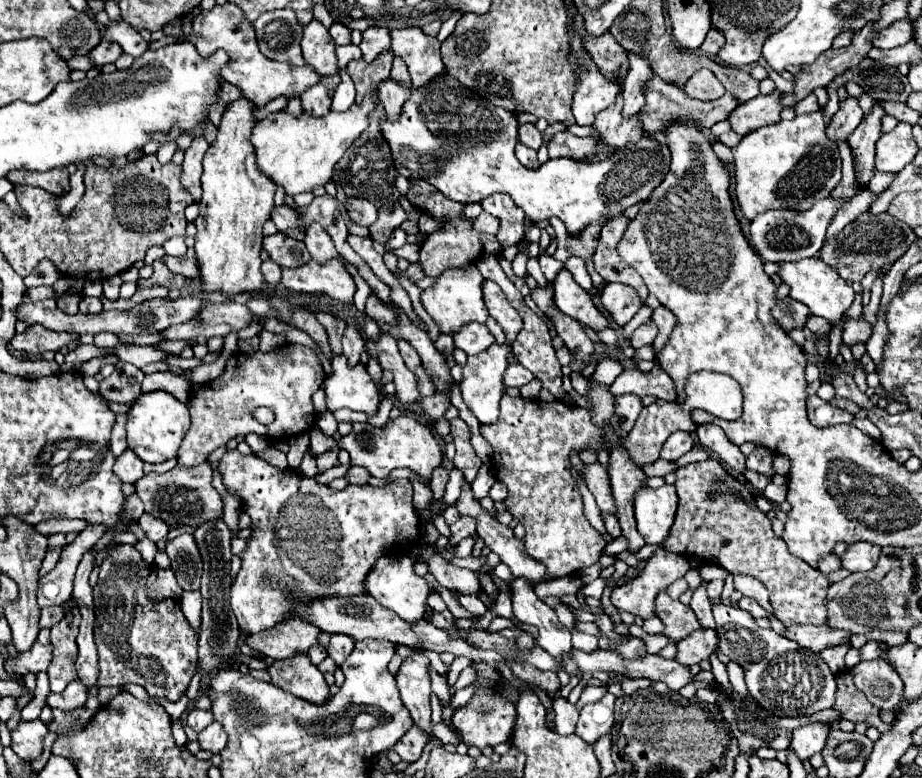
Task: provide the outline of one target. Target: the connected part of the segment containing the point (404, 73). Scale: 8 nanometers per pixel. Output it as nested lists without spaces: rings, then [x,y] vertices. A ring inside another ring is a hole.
[[[394,56],[394,60],[392,60],[392,74],[390,74],[390,76],[394,76],[394,78],[404,78],[404,84],[406,84],[406,86],[412,86],[410,76],[408,76],[408,68],[406,68],[406,64],[404,64],[404,60],[402,60],[400,56]]]

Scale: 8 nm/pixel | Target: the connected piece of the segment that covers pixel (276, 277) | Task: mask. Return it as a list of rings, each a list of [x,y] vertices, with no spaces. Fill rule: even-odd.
[[[266,260],[262,264],[262,274],[264,274],[268,286],[272,286],[272,288],[278,286],[278,282],[280,282],[280,266],[274,260]]]

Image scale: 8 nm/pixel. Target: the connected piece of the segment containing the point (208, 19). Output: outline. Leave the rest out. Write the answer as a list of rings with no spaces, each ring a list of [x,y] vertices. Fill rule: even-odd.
[[[226,2],[224,6],[214,6],[210,12],[200,12],[198,16],[192,18],[194,24],[194,32],[190,38],[182,36],[182,28],[180,28],[180,20],[174,20],[170,24],[166,24],[164,32],[166,34],[176,34],[180,36],[180,40],[190,40],[194,42],[194,46],[198,46],[200,54],[212,54],[218,48],[224,48],[230,54],[230,66],[226,66],[226,70],[222,70],[222,78],[234,86],[238,86],[244,94],[244,98],[248,98],[256,108],[264,108],[270,100],[286,96],[286,100],[290,100],[292,96],[302,98],[302,94],[318,84],[322,80],[322,76],[308,64],[304,66],[292,66],[286,62],[276,62],[266,58],[264,54],[260,54],[258,46],[256,46],[256,36],[254,36],[254,28],[252,24],[246,22],[242,10],[238,10],[238,6]]]

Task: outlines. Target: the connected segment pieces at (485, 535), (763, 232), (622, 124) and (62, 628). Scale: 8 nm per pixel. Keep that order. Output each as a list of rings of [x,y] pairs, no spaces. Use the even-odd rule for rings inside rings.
[[[468,482],[462,486],[462,494],[460,494],[460,498],[458,498],[456,508],[460,510],[460,514],[468,514],[468,516],[474,516],[474,518],[478,520],[478,528],[476,528],[478,536],[484,540],[484,544],[486,544],[494,554],[498,554],[498,556],[500,556],[500,560],[502,560],[504,564],[508,564],[508,566],[510,566],[512,574],[522,574],[522,576],[524,576],[524,578],[528,578],[532,584],[552,582],[552,580],[548,578],[548,574],[546,574],[546,566],[544,566],[542,562],[536,562],[534,558],[530,558],[530,556],[526,554],[522,540],[518,540],[518,538],[514,536],[512,528],[502,526],[496,518],[492,518],[492,516],[490,516],[490,514],[480,506],[480,502],[476,502],[476,500],[474,500],[474,496],[472,496],[472,492],[470,492],[470,484],[468,484]]]
[[[822,198],[822,202],[816,202],[810,210],[804,212],[792,212],[792,210],[768,210],[766,214],[760,214],[750,224],[750,244],[756,250],[756,254],[764,262],[796,262],[802,258],[818,256],[820,248],[824,246],[826,230],[834,218],[834,214],[846,204],[848,198]]]
[[[618,80],[616,84],[620,88],[616,102],[606,110],[602,110],[594,122],[594,128],[602,134],[600,142],[610,148],[622,148],[630,142],[638,142],[640,138],[644,138],[644,126],[640,114],[632,116],[630,120],[622,116],[622,84]]]
[[[72,608],[64,612],[64,618],[52,626],[50,630],[50,640],[54,646],[54,658],[48,666],[48,676],[50,676],[50,690],[52,692],[62,692],[72,680],[76,680],[76,636],[78,636],[78,626],[82,622],[80,608]]]

